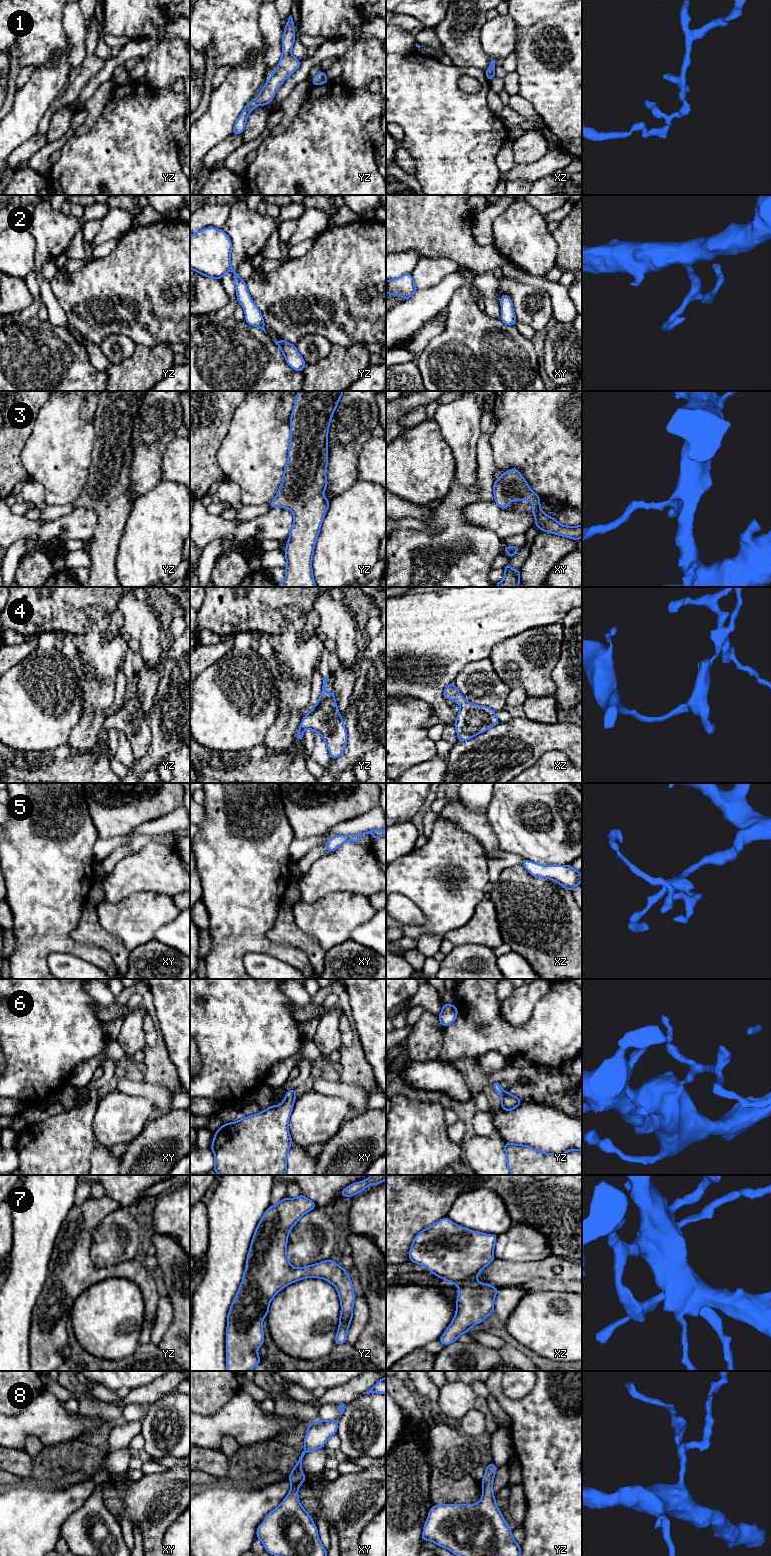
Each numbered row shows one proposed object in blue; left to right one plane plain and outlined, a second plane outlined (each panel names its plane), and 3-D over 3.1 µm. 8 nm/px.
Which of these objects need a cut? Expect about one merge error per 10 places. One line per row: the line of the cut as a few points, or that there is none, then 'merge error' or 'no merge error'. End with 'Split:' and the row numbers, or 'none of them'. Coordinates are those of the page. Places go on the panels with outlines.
1: no cut | no merge error
2: no cut | no merge error
3: no cut | no merge error
4: no cut | no merge error
5: no cut | no merge error
6: no cut | no merge error
7: no cut | no merge error
8: no cut | no merge error
Split: none of them

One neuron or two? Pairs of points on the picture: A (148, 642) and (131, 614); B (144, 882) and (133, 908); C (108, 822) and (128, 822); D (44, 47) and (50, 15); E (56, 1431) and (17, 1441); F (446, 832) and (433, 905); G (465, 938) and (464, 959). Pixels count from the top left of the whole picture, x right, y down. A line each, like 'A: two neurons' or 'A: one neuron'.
A: one neuron
B: two neurons
C: one neuron
D: one neuron
E: one neuron
F: one neuron
G: two neurons

